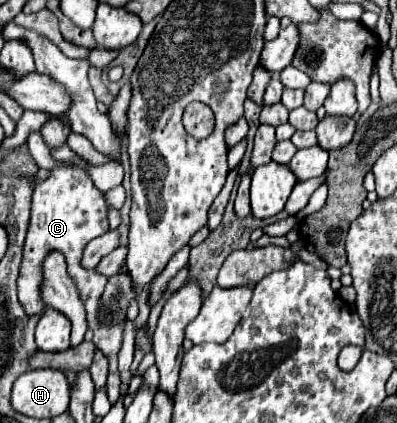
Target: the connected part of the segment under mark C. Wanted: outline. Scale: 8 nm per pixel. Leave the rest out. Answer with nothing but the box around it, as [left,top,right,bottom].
[19,164,123,404]

